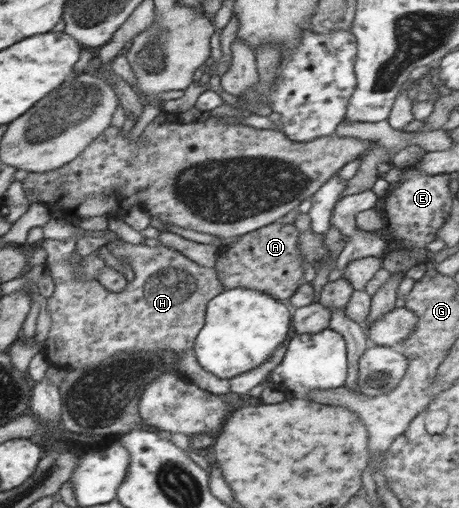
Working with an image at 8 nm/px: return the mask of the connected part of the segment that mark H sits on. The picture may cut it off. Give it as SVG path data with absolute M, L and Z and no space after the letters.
M73 237L68 241L58 241L57 239L45 238L41 245L48 251L47 258L47 268L50 270L50 275L53 277L53 282L55 283L55 292L47 299L47 311L50 313L52 319L51 328L44 345L44 353L47 355L47 359L52 365L61 365L70 369L78 368L79 370L83 367L94 366L100 360L106 359L109 355L124 350L125 352L145 352L146 350L172 350L173 352L184 352L190 350L193 346L193 341L197 338L197 334L200 332L202 326L205 325L205 307L209 304L210 300L213 300L215 296L224 291L224 286L222 286L221 279L218 279L217 271L213 268L200 267L181 255L177 250L166 247L164 245L149 247L145 244L130 244L124 242L124 244L110 246L107 248L110 254L116 255L118 258L123 258L125 263L128 263L134 276L132 281L126 283L125 289L122 289L120 293L112 293L106 290L105 287L99 285L97 281L84 281L78 276L78 271L76 271L76 265L72 265L72 253L76 249L76 240L78 237Z

